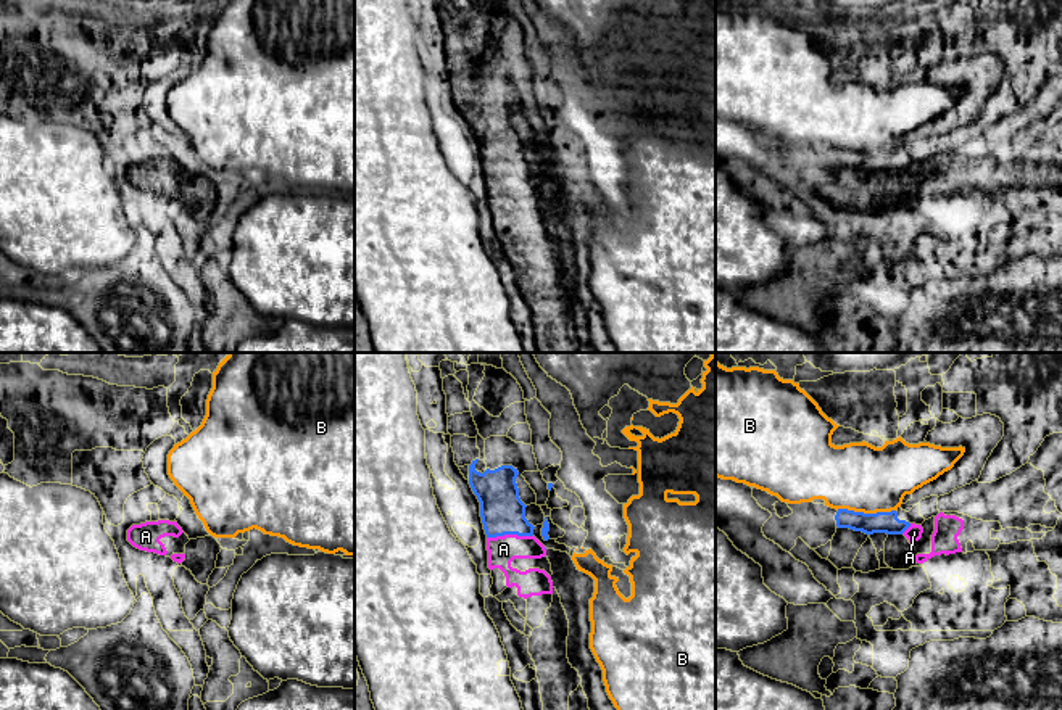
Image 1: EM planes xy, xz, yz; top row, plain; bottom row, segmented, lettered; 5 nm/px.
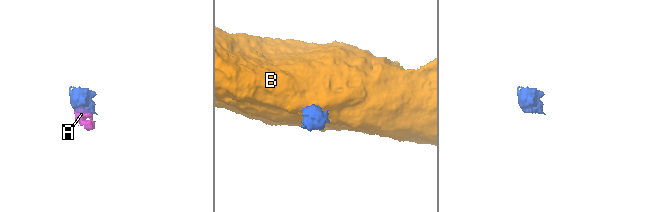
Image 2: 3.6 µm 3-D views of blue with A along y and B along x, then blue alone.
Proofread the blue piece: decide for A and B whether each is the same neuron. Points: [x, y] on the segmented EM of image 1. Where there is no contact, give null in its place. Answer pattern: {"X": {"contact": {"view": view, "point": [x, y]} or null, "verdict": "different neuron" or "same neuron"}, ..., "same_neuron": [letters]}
{"A": {"contact": {"view": "xz", "point": [510, 533]}, "verdict": "same neuron"}, "B": {"contact": {"view": "yz", "point": [866, 514]}, "verdict": "different neuron"}, "same_neuron": ["A"]}

